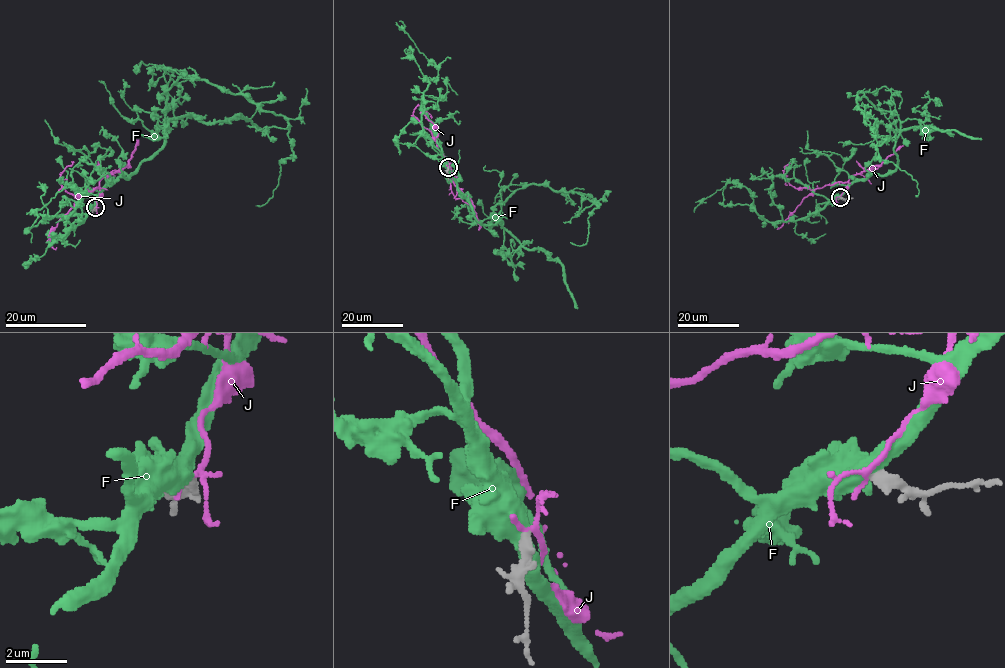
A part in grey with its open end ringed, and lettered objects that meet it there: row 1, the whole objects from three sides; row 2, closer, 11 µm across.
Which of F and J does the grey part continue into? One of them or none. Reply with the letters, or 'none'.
none

